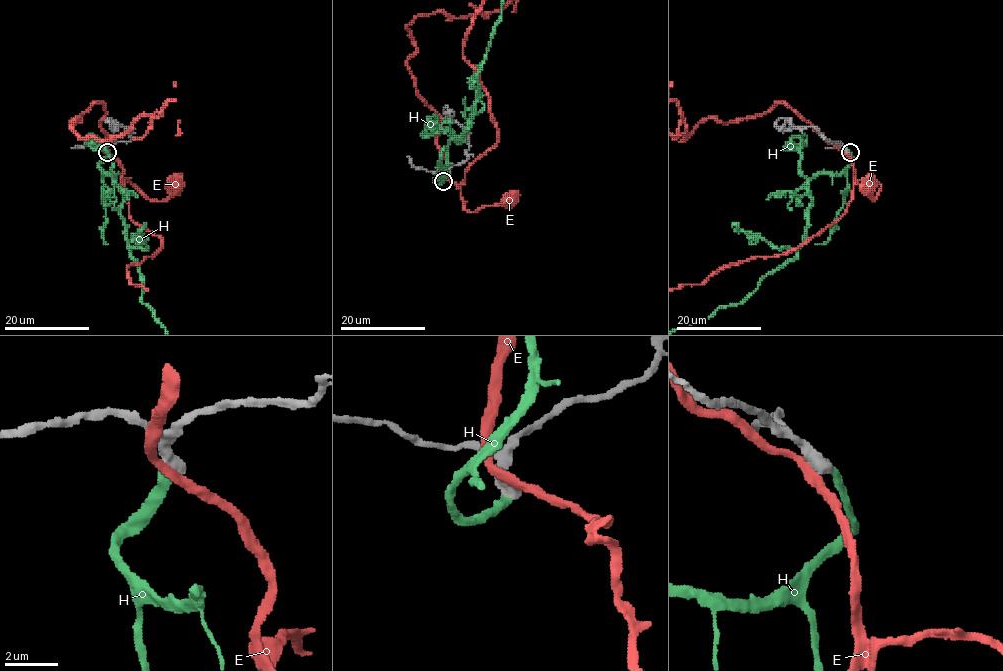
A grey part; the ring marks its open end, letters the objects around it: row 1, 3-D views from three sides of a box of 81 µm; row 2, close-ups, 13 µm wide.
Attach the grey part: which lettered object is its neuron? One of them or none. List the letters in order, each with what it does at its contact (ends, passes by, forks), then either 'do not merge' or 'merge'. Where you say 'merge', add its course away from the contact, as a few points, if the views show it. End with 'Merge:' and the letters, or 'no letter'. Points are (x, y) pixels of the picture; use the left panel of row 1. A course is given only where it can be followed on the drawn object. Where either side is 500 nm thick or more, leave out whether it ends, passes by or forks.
E: do not merge
H: merge
Merge: H

